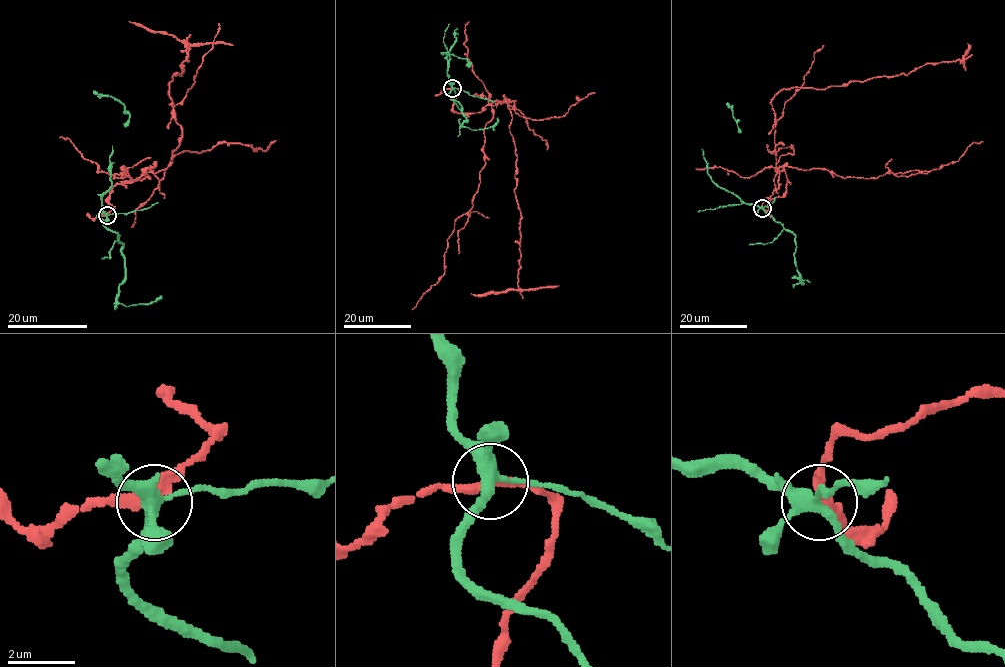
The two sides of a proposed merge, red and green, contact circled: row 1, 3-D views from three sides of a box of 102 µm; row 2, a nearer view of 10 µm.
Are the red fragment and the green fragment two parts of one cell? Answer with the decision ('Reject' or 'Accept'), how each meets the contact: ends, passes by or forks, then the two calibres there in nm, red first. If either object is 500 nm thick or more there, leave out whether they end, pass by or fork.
Reject. At the ring red passes by. At the ring green forks. Thickness 320 nm (red) against 340 nm

